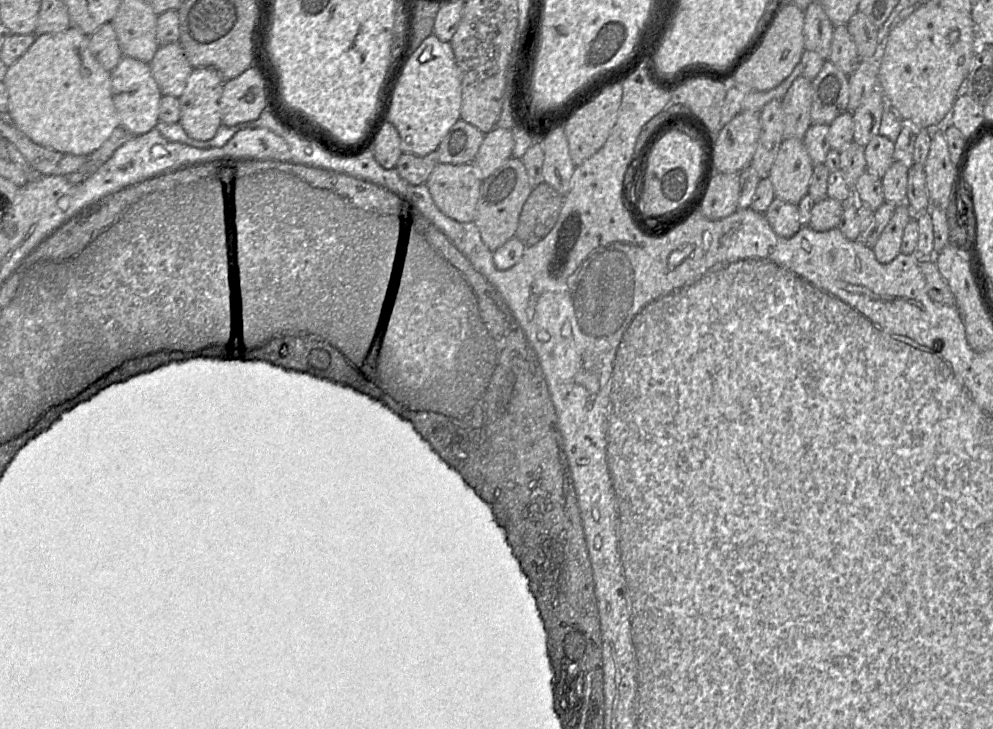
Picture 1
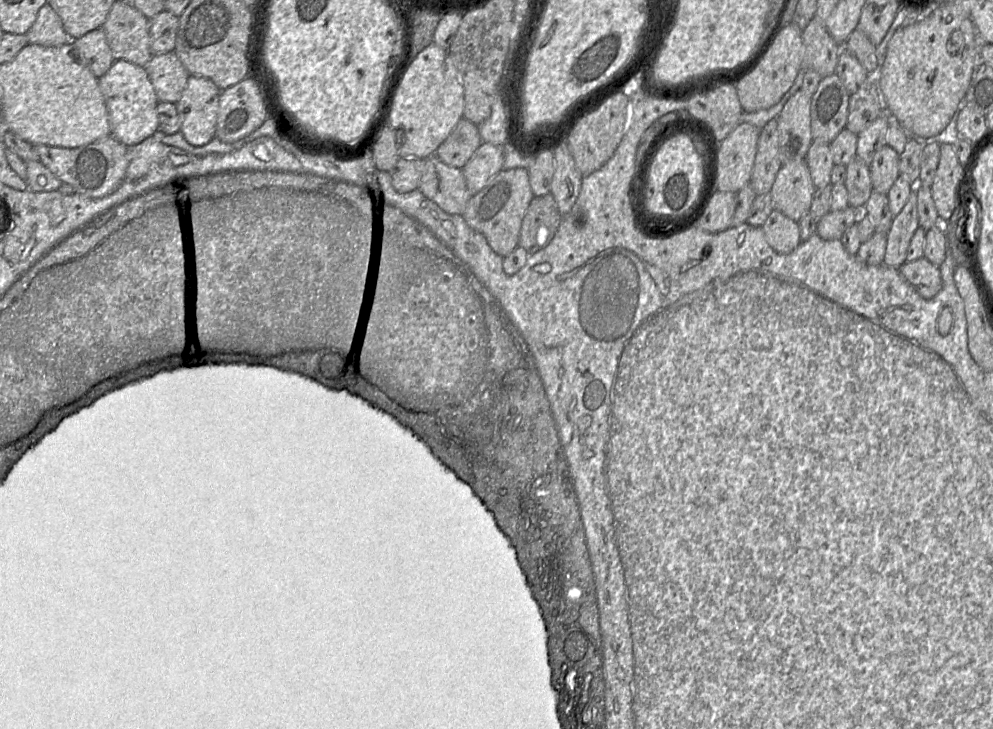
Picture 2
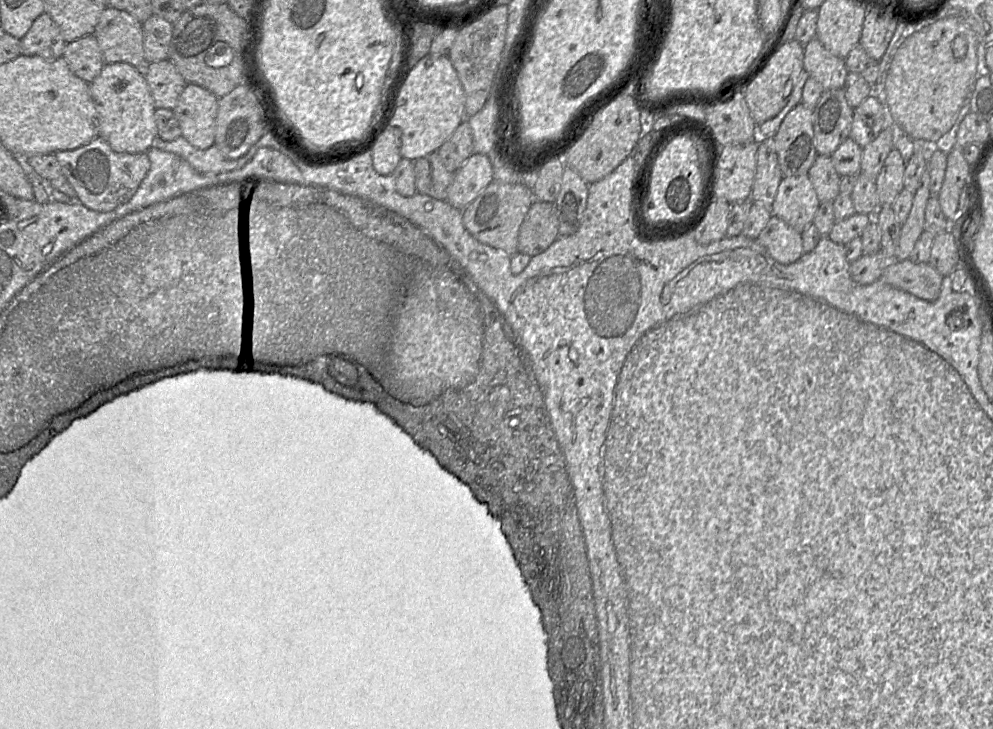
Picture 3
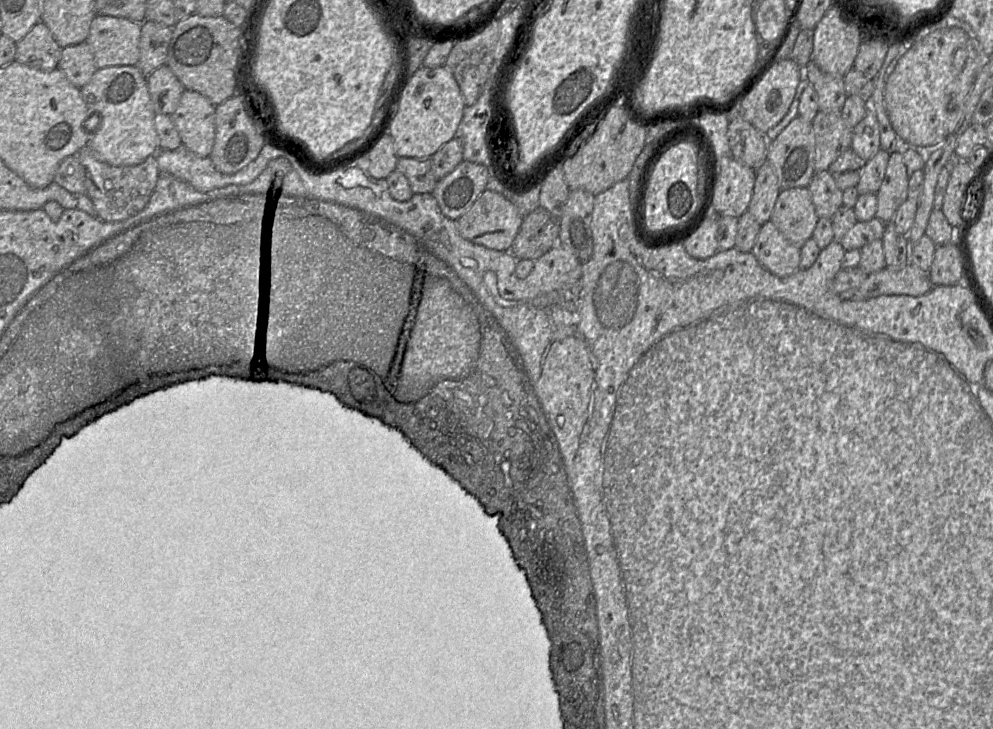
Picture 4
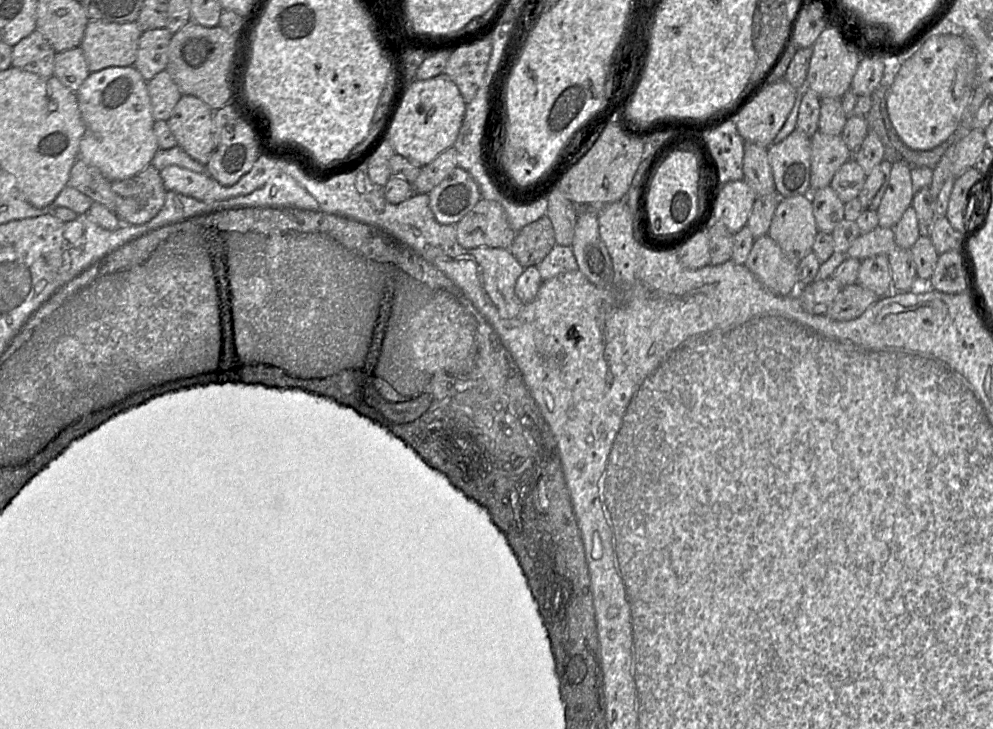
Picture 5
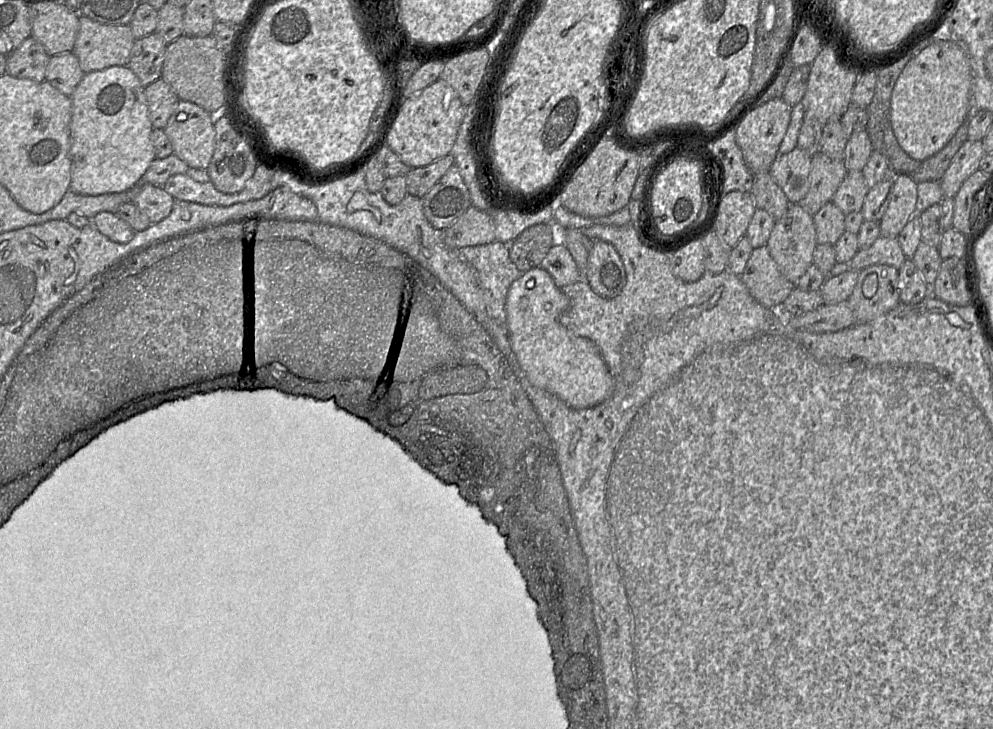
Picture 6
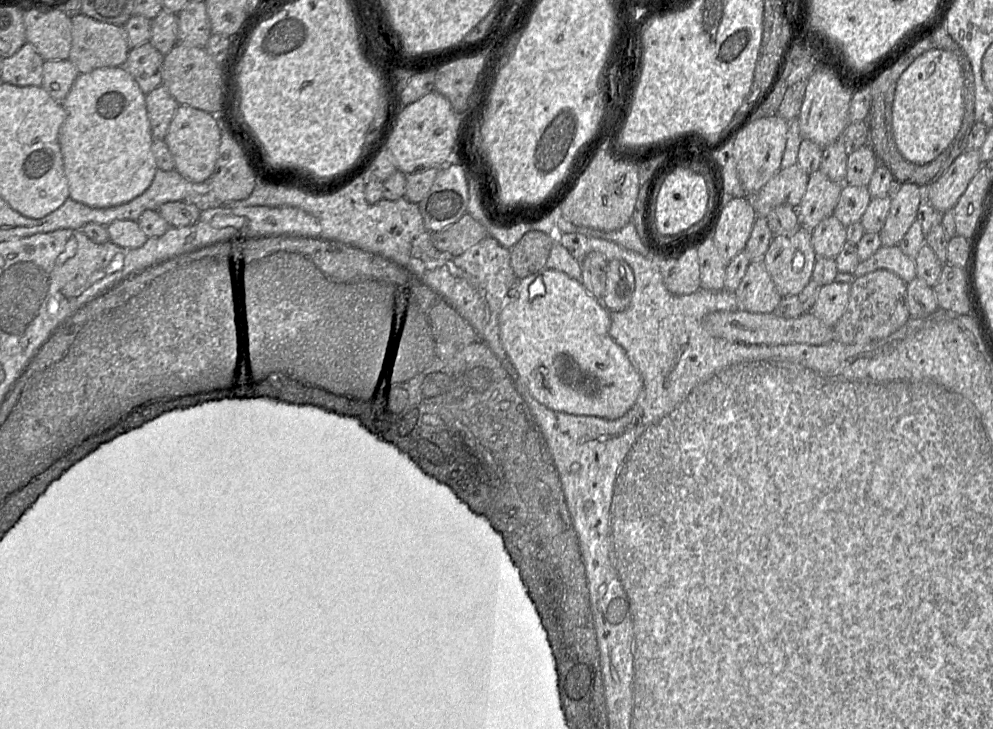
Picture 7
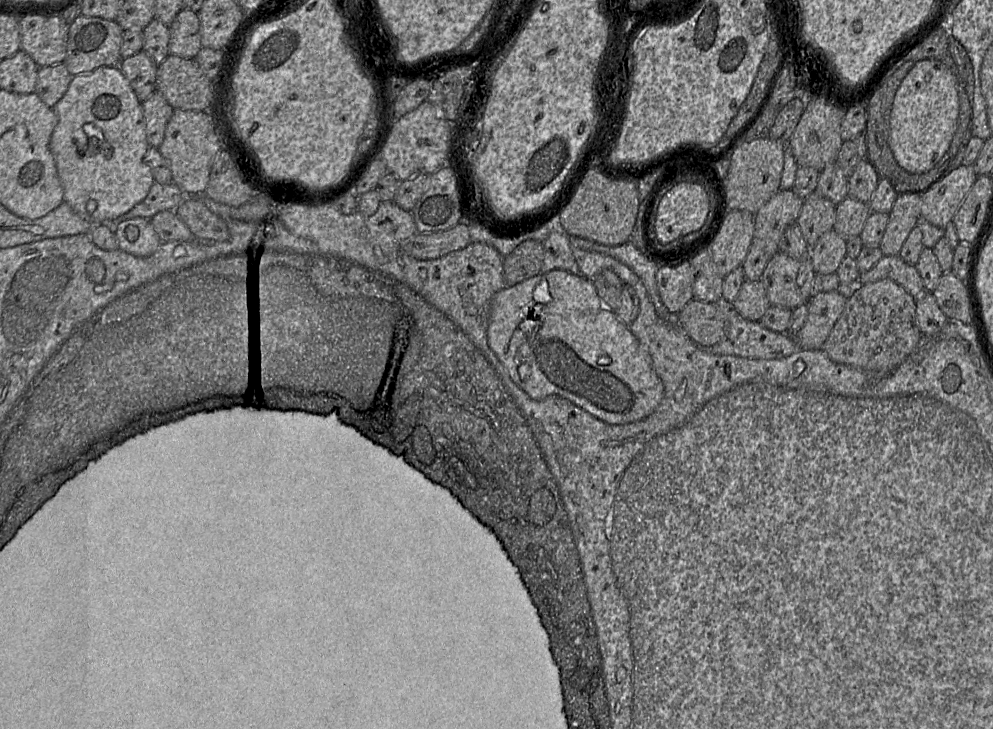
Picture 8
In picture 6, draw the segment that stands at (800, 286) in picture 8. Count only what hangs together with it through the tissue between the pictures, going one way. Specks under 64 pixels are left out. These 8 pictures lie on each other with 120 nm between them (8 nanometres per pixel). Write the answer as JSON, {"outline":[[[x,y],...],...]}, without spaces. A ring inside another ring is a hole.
{"outline":[[[790,204],[787,213],[781,219],[776,220],[766,244],[782,274],[795,286],[813,263],[816,245],[817,237],[813,215],[806,211],[801,204]]]}

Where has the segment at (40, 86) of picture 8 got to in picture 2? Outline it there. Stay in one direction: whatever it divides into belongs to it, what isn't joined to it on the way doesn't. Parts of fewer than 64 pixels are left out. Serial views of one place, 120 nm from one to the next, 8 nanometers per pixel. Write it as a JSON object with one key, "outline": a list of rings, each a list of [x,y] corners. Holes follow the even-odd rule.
{"outline":[[[102,28],[71,41],[74,41],[74,46],[83,63],[96,78],[105,75],[115,61]]]}

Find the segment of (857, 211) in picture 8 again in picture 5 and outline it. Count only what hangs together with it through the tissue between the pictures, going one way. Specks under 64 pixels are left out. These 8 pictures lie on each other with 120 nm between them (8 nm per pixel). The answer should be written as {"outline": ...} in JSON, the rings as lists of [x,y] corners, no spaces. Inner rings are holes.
{"outline":[[[852,157],[838,169],[830,186],[839,198],[846,203],[859,196],[865,180],[865,171]]]}

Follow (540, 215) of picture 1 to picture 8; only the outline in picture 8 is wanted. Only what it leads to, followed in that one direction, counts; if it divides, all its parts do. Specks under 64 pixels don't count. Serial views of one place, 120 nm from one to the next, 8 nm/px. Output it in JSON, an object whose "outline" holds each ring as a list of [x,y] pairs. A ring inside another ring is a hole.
{"outline":[[[526,239],[503,256],[503,278],[506,286],[518,284],[540,273],[544,258],[543,241]]]}

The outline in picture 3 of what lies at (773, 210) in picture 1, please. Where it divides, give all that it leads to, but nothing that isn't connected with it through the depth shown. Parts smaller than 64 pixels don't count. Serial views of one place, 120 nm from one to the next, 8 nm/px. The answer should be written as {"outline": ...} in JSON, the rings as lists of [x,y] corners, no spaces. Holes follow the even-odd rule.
{"outline":[[[776,215],[771,216],[757,240],[781,264],[791,264],[804,253],[801,232]]]}

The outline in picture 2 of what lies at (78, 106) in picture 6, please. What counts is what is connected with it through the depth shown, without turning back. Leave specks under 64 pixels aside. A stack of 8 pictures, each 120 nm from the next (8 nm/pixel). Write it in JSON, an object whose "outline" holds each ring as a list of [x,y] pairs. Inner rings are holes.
{"outline":[[[115,60],[105,75],[98,79],[108,111],[111,136],[126,147],[134,146],[158,130],[158,99],[145,67]]]}

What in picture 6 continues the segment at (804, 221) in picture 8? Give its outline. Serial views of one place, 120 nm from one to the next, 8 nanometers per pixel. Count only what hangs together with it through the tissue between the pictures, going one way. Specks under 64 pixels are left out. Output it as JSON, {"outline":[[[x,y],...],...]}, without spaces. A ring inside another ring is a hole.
{"outline":[[[818,151],[812,156],[810,186],[799,203],[811,215],[832,201],[848,171],[843,160],[834,160]]]}

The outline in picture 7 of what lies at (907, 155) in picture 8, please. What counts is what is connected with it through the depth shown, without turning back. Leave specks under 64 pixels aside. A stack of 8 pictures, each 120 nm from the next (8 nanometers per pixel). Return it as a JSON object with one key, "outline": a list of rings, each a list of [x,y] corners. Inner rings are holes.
{"outline":[[[931,49],[917,57],[898,79],[893,106],[893,135],[908,161],[927,164],[946,151],[957,136],[964,114],[963,55]]]}

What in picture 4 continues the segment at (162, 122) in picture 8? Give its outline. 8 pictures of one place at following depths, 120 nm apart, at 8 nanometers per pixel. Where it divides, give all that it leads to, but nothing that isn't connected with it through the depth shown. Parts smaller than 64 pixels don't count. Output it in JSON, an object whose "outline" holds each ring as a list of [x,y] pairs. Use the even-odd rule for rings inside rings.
{"outline":[[[164,64],[148,75],[147,86],[154,114],[171,116],[185,88],[168,65]]]}

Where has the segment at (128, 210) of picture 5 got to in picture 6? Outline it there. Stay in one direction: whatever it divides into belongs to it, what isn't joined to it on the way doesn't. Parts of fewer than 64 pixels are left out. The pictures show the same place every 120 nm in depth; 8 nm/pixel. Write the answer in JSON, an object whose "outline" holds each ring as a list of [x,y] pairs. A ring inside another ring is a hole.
{"outline":[[[143,184],[132,204],[147,216],[151,224],[156,224],[170,214],[174,200],[162,188]]]}

